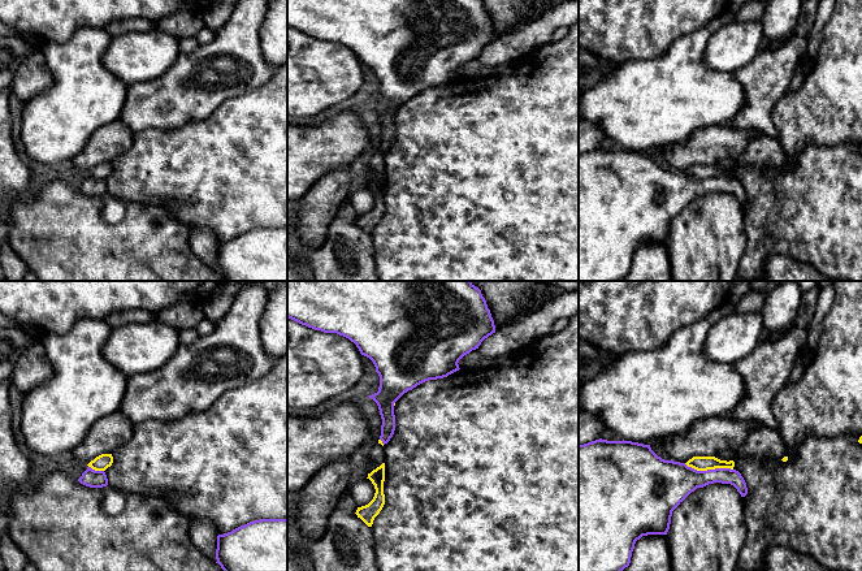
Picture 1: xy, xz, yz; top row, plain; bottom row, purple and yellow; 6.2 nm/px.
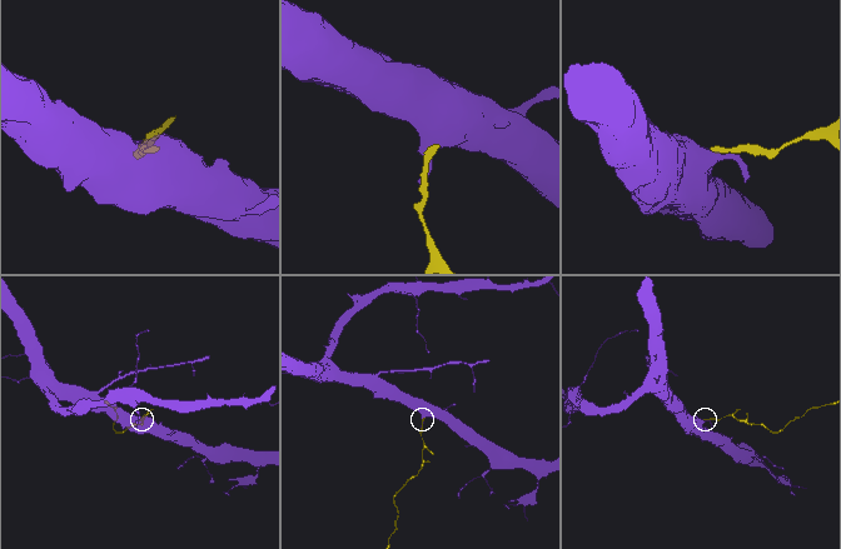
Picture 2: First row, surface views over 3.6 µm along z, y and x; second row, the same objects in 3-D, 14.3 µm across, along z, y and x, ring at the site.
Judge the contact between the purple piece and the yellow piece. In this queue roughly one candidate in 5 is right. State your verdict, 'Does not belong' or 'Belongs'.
Does not belong

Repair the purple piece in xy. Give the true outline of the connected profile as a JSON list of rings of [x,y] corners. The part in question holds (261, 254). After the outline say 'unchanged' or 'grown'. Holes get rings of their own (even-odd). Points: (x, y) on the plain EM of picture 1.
[[[254,229],[218,243],[216,268],[225,281],[287,281],[287,229]]]; unchanged

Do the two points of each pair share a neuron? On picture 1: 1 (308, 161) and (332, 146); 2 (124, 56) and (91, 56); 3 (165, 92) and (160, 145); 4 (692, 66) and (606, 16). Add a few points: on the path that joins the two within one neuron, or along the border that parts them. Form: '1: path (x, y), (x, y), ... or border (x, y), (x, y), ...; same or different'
1: path (313, 156), (326, 146); same
2: border (111, 37), (103, 53), (103, 64), (121, 79); different
3: border (191, 122), (174, 129), (143, 129), (134, 134); different
4: border (691, 33), (680, 35), (662, 55), (636, 59); different

